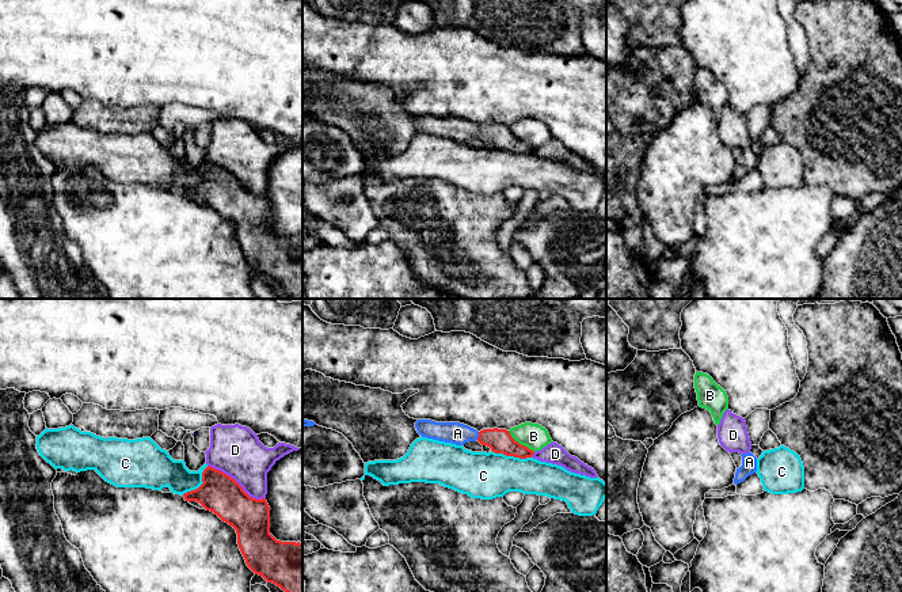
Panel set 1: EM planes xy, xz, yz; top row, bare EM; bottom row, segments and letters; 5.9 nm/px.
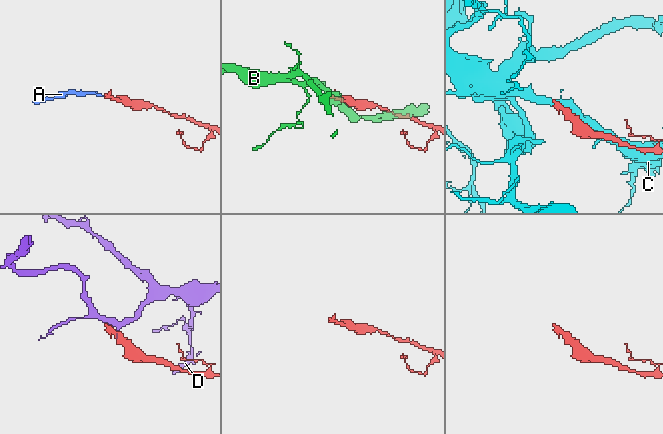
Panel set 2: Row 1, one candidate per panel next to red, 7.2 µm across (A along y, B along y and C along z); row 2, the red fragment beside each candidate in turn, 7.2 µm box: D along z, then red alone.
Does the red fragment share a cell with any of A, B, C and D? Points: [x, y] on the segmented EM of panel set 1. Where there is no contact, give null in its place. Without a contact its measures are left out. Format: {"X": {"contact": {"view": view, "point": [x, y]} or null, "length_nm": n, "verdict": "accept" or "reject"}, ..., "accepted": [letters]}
{"A": {"contact": {"view": "xz", "point": [479, 436]}, "length_nm": 50, "verdict": "accept"}, "B": {"contact": {"view": "xz", "point": [520, 444]}, "length_nm": 200, "verdict": "reject"}, "C": {"contact": {"view": "xz", "point": [512, 455]}, "length_nm": 240, "verdict": "reject"}, "D": {"contact": {"view": "xy", "point": [236, 482]}, "length_nm": 400, "verdict": "reject"}, "accepted": ["A"]}

